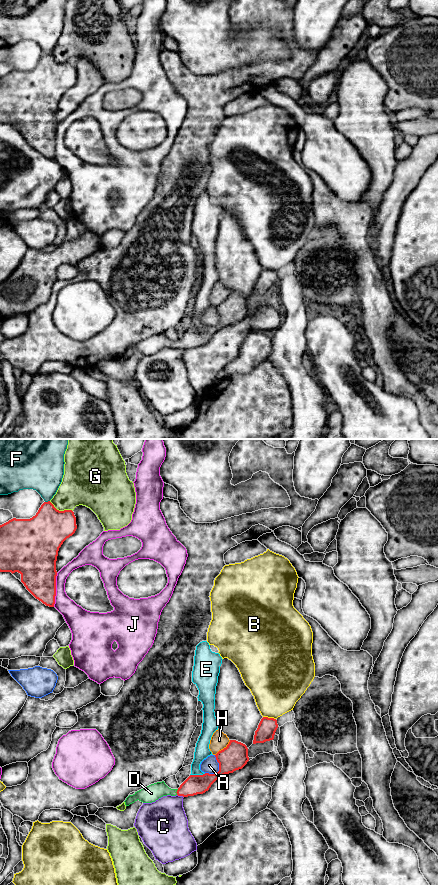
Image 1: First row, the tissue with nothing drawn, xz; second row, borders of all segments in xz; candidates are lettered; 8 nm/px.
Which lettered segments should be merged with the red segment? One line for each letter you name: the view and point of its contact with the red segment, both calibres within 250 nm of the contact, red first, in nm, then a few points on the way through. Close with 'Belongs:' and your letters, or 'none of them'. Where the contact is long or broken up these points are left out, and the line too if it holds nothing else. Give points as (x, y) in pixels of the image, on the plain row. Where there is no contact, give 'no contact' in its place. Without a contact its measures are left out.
D: meets red in xz at (176, 344); 160 nm thick on the red side, 140 nm on the other; runs through xz (195, 336), (185, 342), (176, 344), (154, 343), (151, 345)
Belongs: D

